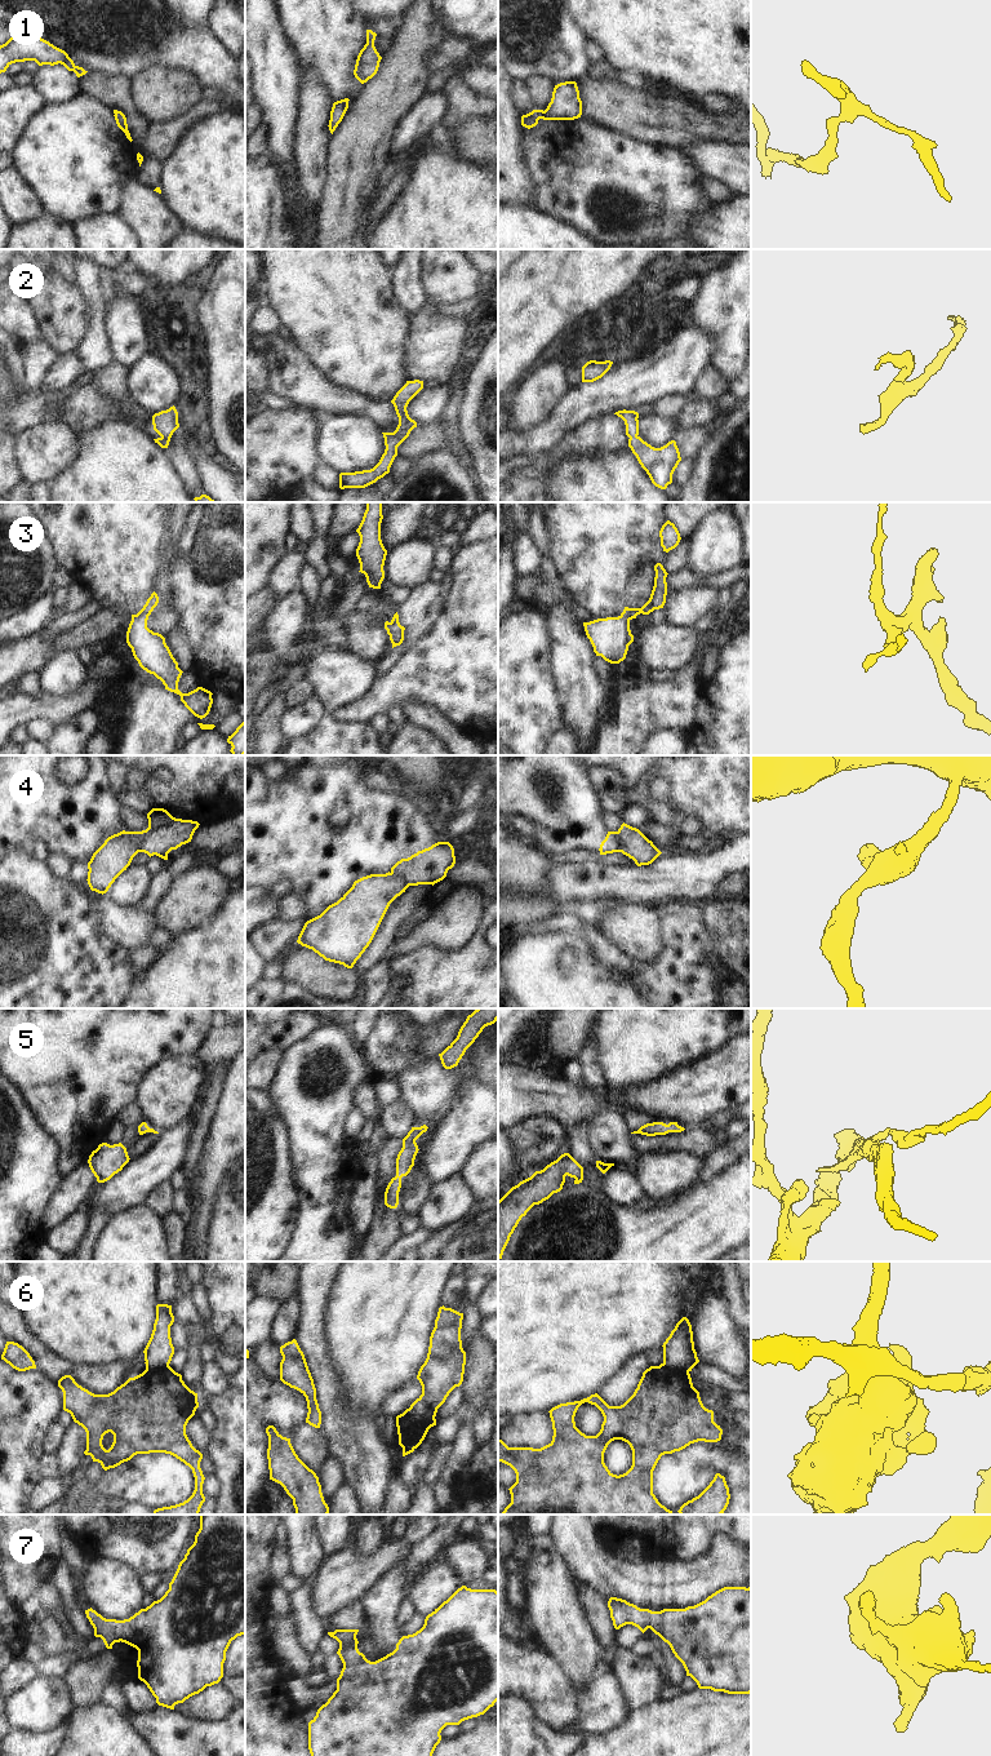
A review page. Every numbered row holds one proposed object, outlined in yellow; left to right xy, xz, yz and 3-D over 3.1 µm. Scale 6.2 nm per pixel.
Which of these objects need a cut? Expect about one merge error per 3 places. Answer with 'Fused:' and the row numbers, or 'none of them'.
Fused: 4, 6

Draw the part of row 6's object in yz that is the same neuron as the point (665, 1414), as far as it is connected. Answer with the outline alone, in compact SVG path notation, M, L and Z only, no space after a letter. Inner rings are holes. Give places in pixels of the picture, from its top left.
M665 1363L650 1366L634 1394L621 1406L609 1406L597 1393L574 1402L560 1404L550 1411L552 1441L541 1447L508 1447L498 1438L498 1462L510 1465L516 1473L516 1482L508 1489L511 1503L499 1515L672 1515L653 1494L653 1471L665 1454L672 1454L690 1444L717 1442L723 1429L714 1422L714 1411L703 1406L699 1392L693 1387L689 1371L679 1371ZM588 1402L603 1414L604 1422L596 1436L586 1436L574 1422L578 1407ZM614 1440L627 1442L632 1450L632 1465L623 1475L613 1475L604 1463L604 1453Z

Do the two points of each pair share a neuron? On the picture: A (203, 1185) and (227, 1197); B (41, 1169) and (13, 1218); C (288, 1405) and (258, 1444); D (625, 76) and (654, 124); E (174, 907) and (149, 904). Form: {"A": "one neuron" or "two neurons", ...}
{"A": "two neurons", "B": "one neuron", "C": "one neuron", "D": "two neurons", "E": "two neurons"}

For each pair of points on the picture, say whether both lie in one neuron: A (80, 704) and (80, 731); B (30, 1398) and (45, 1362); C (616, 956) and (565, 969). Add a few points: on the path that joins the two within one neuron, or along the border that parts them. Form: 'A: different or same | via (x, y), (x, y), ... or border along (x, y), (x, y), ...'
A: different | border along (92, 706), (53, 726)
B: different | border along (36, 1368), (57, 1382)
C: different | border along (581, 935), (601, 963), (625, 975)

